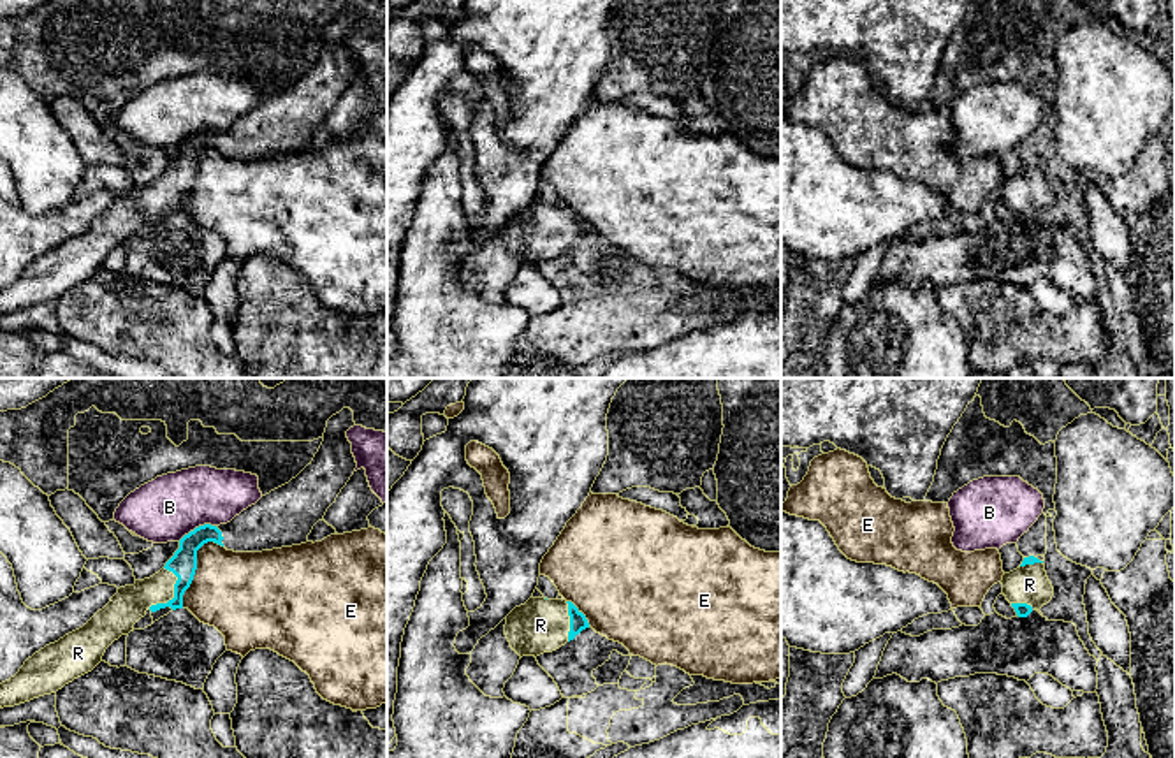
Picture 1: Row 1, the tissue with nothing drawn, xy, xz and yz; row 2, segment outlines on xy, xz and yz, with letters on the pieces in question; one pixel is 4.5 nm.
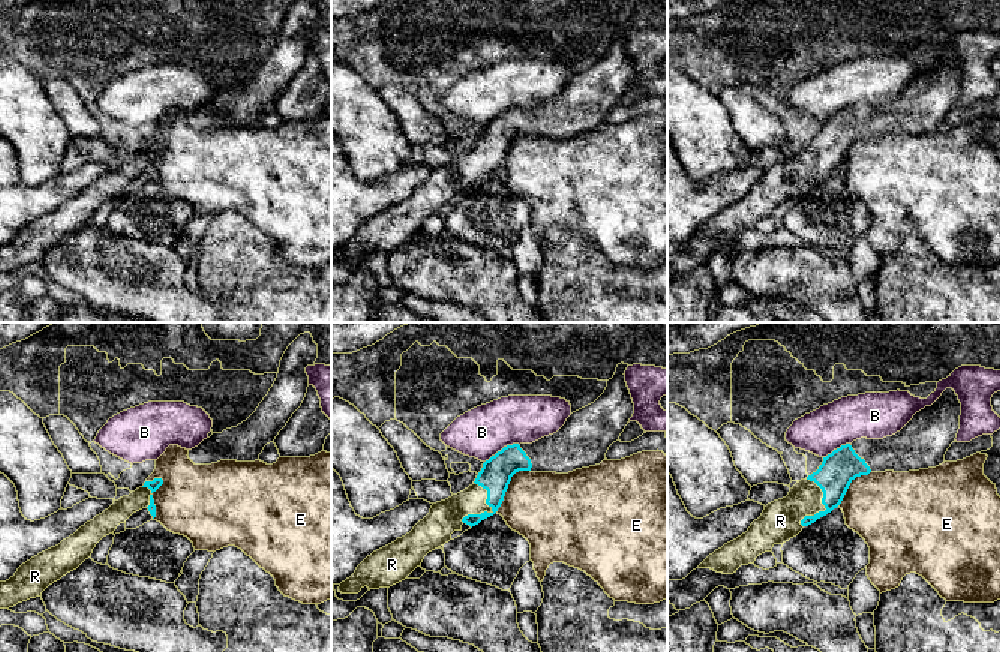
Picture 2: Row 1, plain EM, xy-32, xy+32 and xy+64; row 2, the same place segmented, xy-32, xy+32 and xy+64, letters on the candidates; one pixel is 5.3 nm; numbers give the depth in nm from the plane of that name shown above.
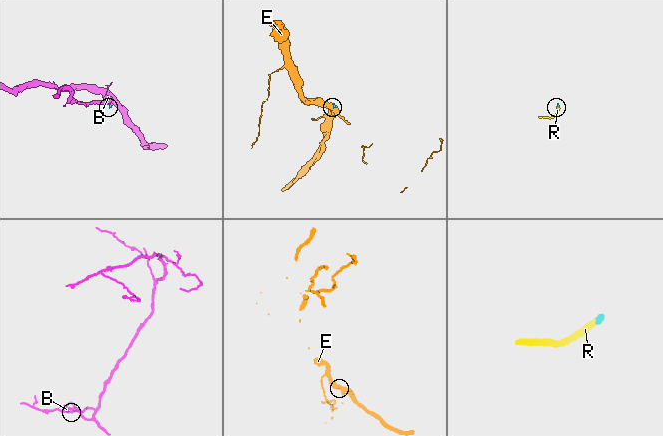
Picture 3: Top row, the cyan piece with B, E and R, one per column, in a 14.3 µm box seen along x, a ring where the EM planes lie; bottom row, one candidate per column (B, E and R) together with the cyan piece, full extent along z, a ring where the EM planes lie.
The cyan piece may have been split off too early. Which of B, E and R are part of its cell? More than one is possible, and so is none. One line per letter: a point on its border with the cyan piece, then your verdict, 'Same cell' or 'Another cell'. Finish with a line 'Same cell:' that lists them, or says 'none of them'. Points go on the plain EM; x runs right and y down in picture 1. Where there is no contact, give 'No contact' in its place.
B: Touches cyan at xy (196, 134). Another cell
E: Touches cyan at xy (196, 174). Another cell
R: Touches cyan at xy (175, 199). Same cell
Same cell: R

